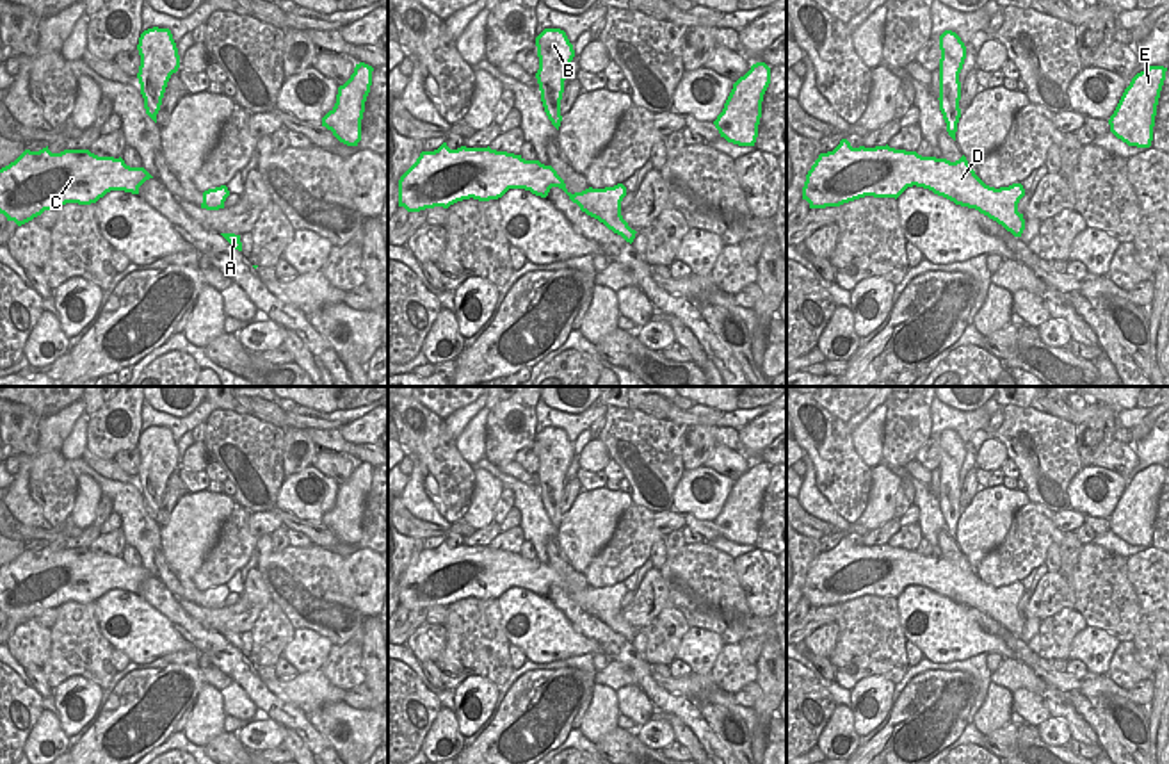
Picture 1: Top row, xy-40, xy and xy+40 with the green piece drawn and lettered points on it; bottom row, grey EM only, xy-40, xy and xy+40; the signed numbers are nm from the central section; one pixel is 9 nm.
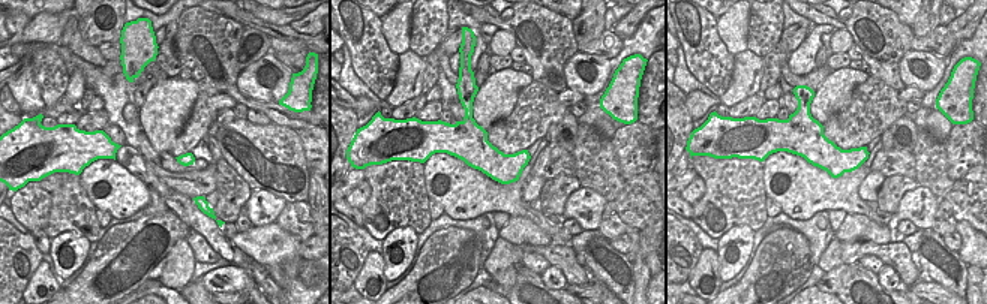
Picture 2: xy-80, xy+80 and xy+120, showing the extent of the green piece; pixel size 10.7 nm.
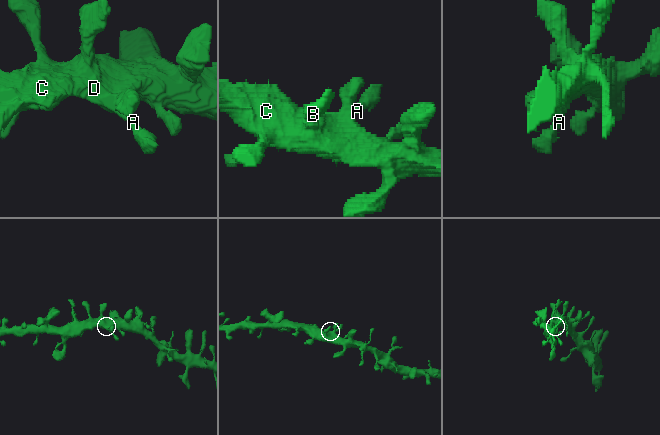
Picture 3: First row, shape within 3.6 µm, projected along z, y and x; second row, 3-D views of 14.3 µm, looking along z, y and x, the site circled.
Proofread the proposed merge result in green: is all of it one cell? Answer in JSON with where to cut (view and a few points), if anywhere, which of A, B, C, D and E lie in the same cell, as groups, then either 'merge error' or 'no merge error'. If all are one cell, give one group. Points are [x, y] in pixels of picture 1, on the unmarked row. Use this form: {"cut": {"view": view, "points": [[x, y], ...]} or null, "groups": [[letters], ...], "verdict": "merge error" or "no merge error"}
{"cut": null, "groups": [["A", "B", "C", "D", "E"]], "verdict": "no merge error"}

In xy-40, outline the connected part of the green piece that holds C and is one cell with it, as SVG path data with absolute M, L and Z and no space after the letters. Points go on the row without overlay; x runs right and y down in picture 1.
M25 549L14 561L0 568L0 613L18 625L41 614L44 609L57 609L66 602L91 604L110 589L139 593L139 586L153 577L144 566L130 566L114 556L98 556L89 549L64 549L52 552Z

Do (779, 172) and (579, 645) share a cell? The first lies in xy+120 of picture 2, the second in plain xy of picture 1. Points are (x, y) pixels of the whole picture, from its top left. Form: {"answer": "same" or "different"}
{"answer": "same"}

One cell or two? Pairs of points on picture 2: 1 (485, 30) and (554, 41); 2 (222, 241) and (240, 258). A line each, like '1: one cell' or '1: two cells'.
1: two cells
2: one cell

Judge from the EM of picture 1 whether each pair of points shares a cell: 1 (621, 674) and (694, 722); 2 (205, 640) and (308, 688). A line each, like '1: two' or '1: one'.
1: two
2: two

